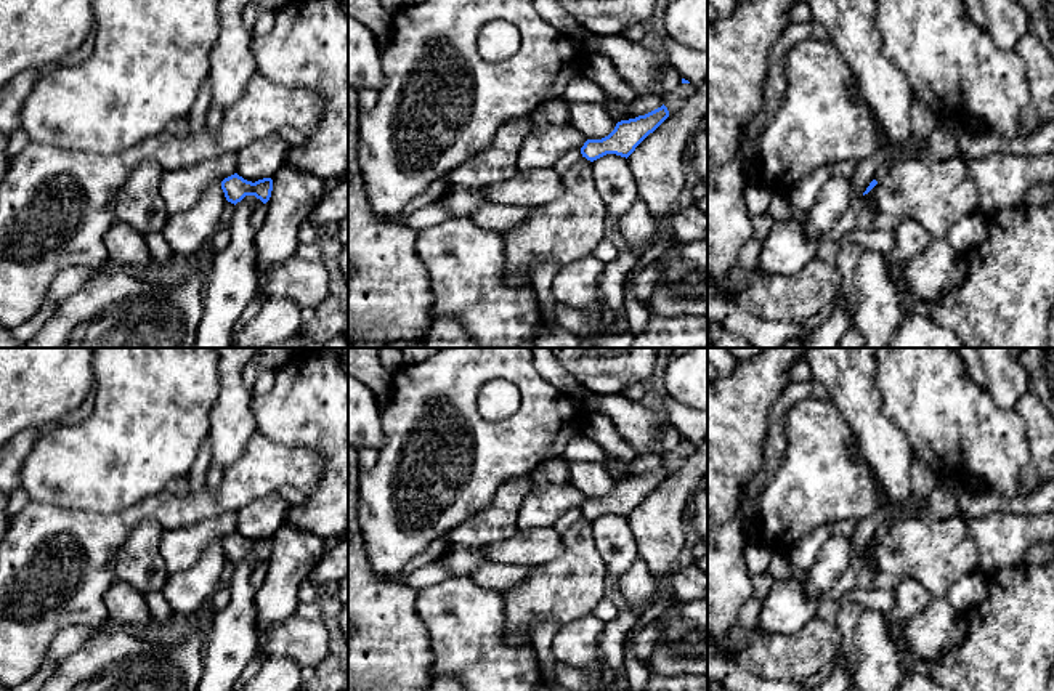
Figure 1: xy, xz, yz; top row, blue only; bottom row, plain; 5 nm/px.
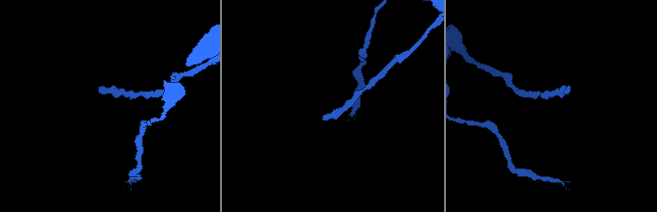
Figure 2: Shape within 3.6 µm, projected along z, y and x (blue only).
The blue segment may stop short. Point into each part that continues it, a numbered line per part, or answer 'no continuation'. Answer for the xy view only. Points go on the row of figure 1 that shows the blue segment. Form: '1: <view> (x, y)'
no continuation

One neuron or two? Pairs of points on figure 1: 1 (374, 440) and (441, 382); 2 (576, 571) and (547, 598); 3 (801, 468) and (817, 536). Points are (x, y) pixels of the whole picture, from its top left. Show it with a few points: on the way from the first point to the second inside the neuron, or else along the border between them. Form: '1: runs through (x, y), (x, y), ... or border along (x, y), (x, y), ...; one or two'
1: border along (382, 411), (382, 444), (377, 449); two
2: runs through (570, 579), (555, 590); one
3: border along (833, 523), (820, 523), (788, 555); two

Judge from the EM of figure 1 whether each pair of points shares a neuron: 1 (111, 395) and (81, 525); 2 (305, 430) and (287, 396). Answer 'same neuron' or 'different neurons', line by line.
1: different neurons
2: same neuron

